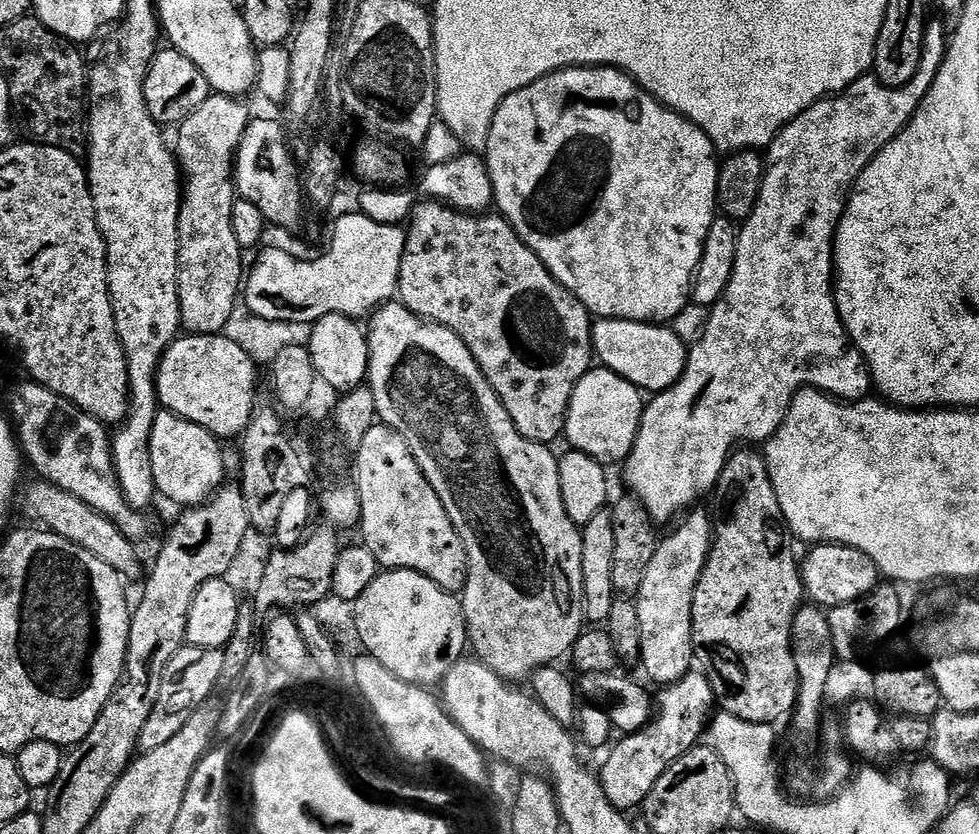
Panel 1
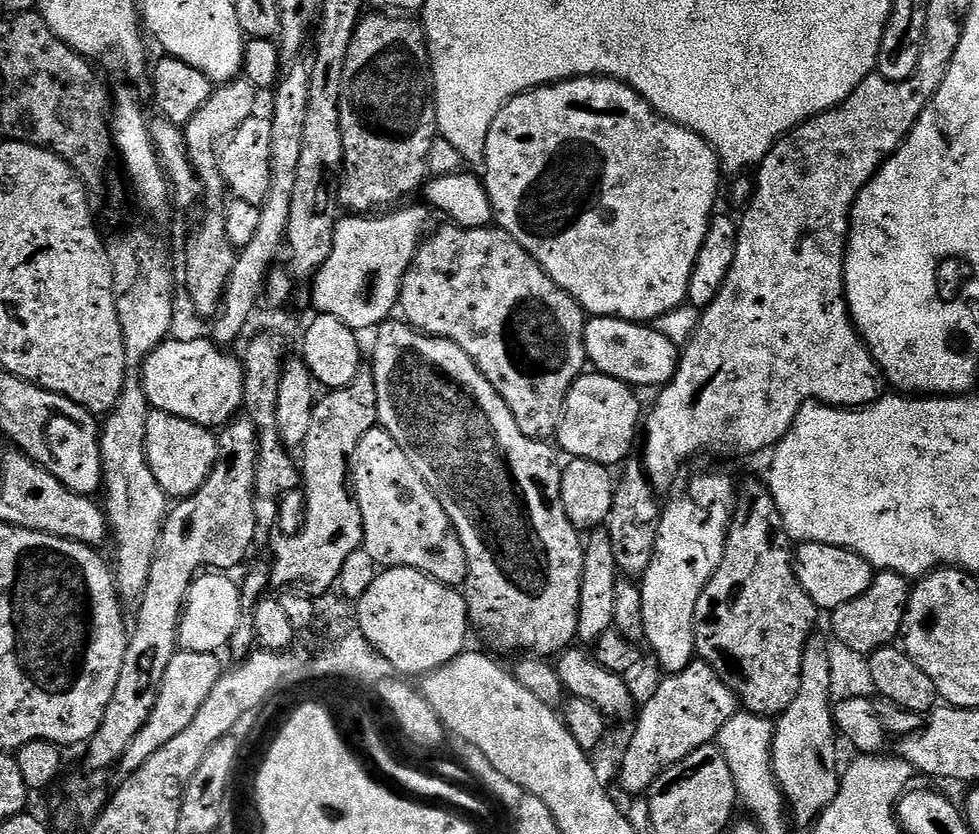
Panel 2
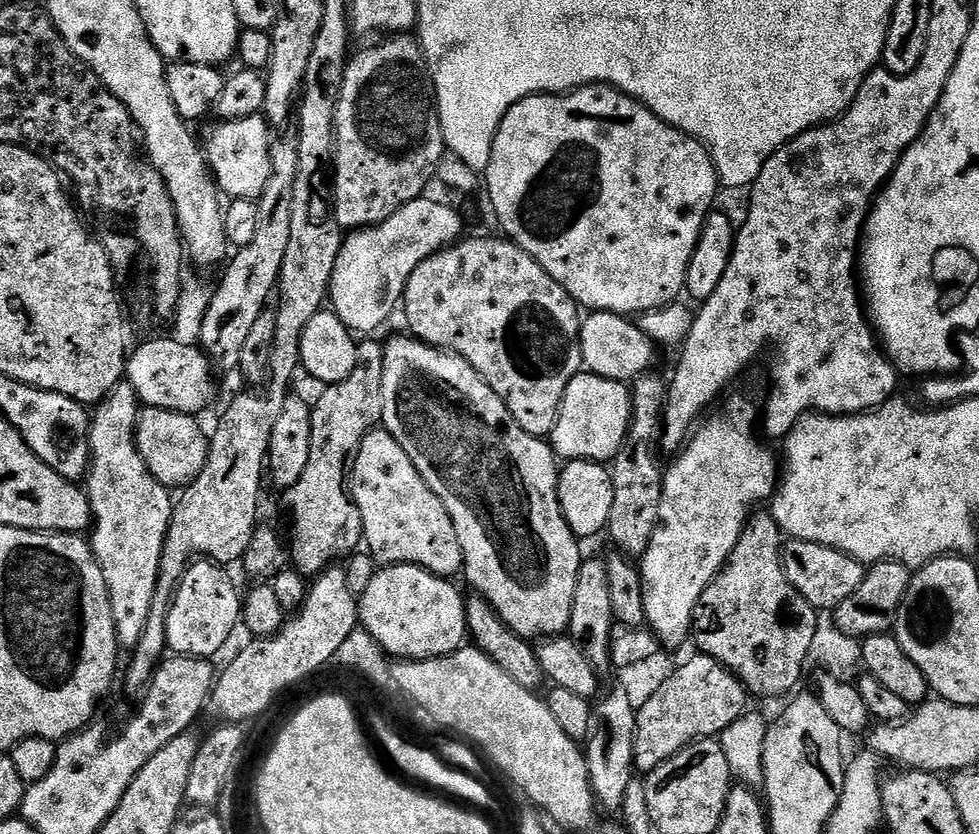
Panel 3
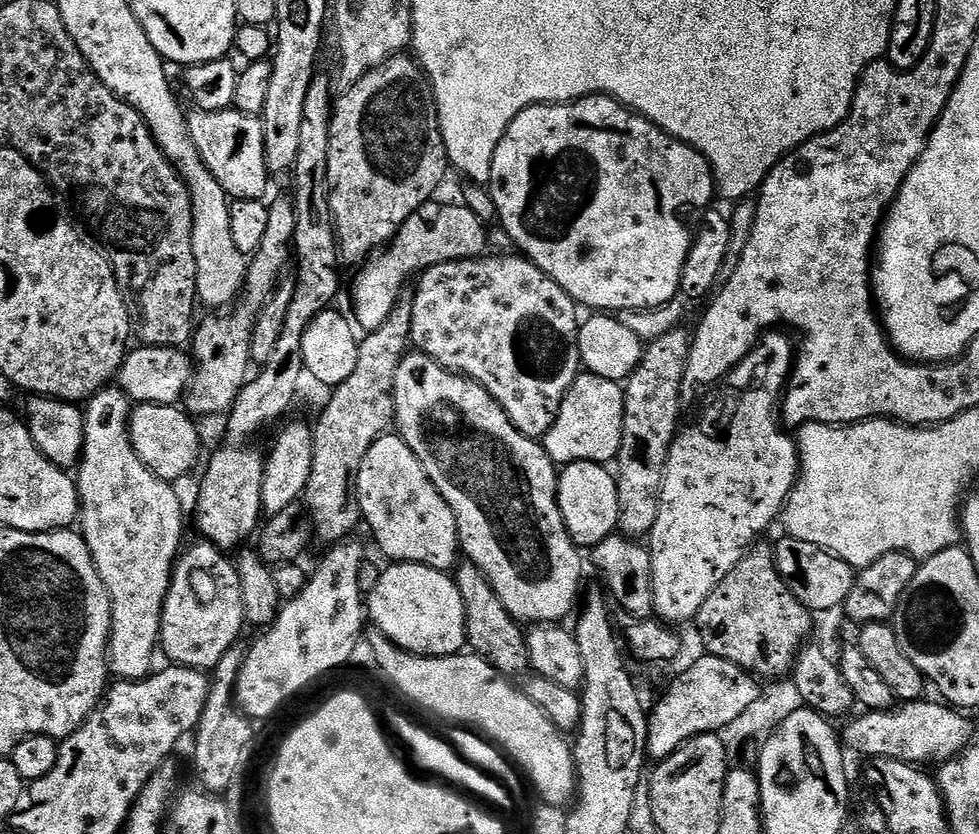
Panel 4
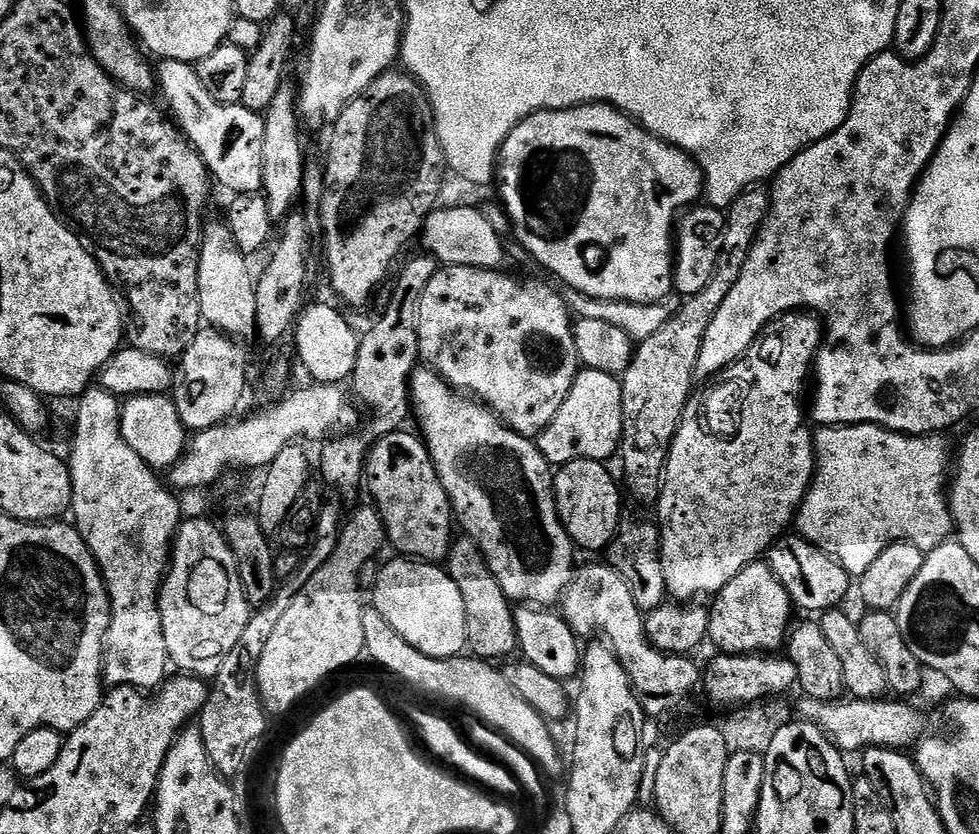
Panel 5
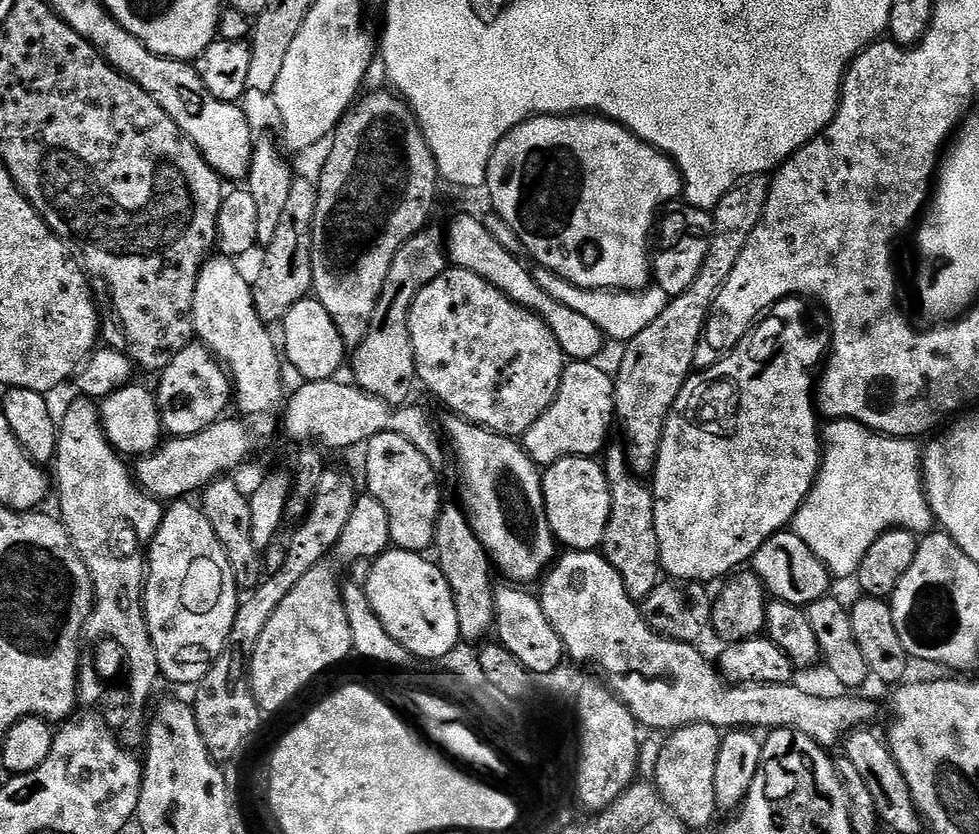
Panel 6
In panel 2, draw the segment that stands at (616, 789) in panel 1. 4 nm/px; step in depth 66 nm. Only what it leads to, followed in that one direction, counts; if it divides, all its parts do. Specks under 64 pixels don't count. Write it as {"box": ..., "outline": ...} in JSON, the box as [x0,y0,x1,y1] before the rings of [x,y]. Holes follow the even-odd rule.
{"box":[620,662,738,794],"outline":[[[693,662],[686,670],[674,672],[663,677],[665,680],[652,692],[652,697],[644,704],[644,709],[635,717],[636,733],[628,740],[624,748],[624,757],[620,760],[620,784],[631,794],[644,794],[650,785],[670,766],[682,762],[694,750],[703,744],[711,744],[719,737],[720,730],[738,711],[738,701],[728,689],[726,682],[703,662]]]}

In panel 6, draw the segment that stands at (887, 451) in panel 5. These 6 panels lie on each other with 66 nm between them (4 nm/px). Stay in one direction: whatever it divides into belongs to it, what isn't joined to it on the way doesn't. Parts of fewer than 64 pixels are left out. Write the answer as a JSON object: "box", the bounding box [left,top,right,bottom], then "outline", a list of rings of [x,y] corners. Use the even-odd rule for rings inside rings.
{"box":[794,420,934,577],"outline":[[[832,420],[822,432],[822,463],[816,482],[804,499],[794,521],[794,531],[819,560],[836,576],[855,577],[860,563],[883,532],[902,528],[906,532],[928,534],[933,531],[934,517],[924,492],[922,448],[915,439],[886,436],[873,432],[857,420]]]}

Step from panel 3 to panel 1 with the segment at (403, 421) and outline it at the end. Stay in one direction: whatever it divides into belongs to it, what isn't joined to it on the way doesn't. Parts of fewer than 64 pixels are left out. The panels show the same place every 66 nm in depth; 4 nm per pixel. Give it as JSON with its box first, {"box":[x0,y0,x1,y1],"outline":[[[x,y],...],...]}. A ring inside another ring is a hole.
{"box":[366,302,586,682],"outline":[[[389,302],[377,308],[371,316],[366,320],[366,335],[368,338],[368,379],[366,387],[374,394],[374,402],[376,403],[376,414],[379,423],[384,424],[387,428],[392,428],[398,434],[402,434],[402,438],[406,442],[406,446],[410,446],[410,454],[414,454],[414,462],[418,462],[418,466],[422,470],[422,474],[426,478],[426,482],[430,486],[434,486],[434,494],[438,494],[438,498],[442,502],[442,506],[446,510],[446,514],[450,518],[450,522],[454,522],[454,526],[458,530],[458,534],[462,538],[462,542],[466,546],[466,554],[468,555],[468,581],[462,593],[462,603],[464,606],[464,624],[468,628],[468,642],[473,652],[475,659],[484,664],[490,670],[494,670],[494,674],[498,674],[503,680],[509,682],[520,682],[516,680],[527,681],[532,673],[537,668],[552,666],[557,663],[559,656],[567,657],[572,651],[574,642],[580,637],[580,633],[585,631],[586,621],[584,619],[584,591],[582,590],[582,538],[584,533],[581,525],[574,523],[570,518],[570,514],[566,514],[566,506],[562,503],[562,486],[560,485],[560,461],[557,453],[552,453],[553,449],[547,444],[539,444],[533,440],[527,440],[516,428],[516,423],[510,418],[510,414],[506,410],[506,406],[502,406],[500,395],[490,386],[490,382],[482,374],[482,370],[478,366],[478,362],[470,354],[470,350],[466,346],[466,342],[462,342],[462,338],[458,338],[458,334],[454,334],[454,330],[450,330],[441,324],[434,324],[431,320],[423,320],[421,316],[413,314],[409,308],[399,302]]]}

